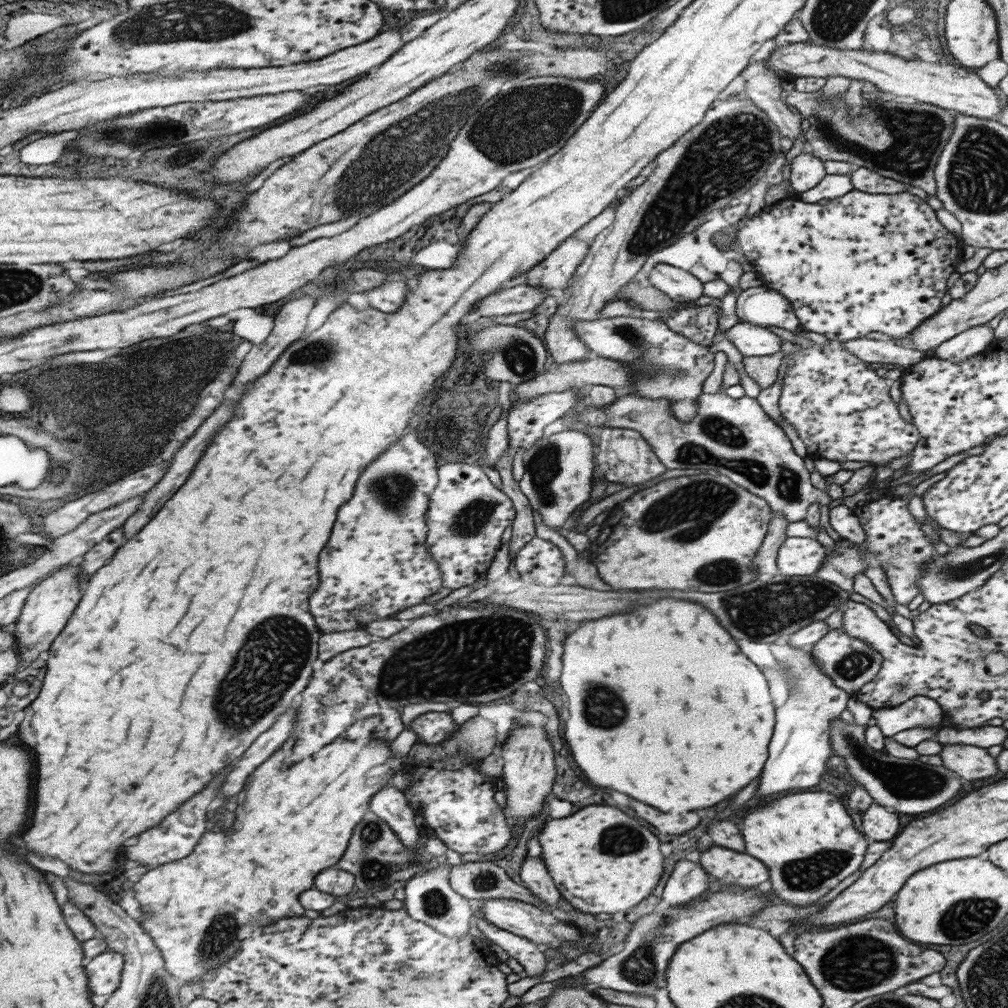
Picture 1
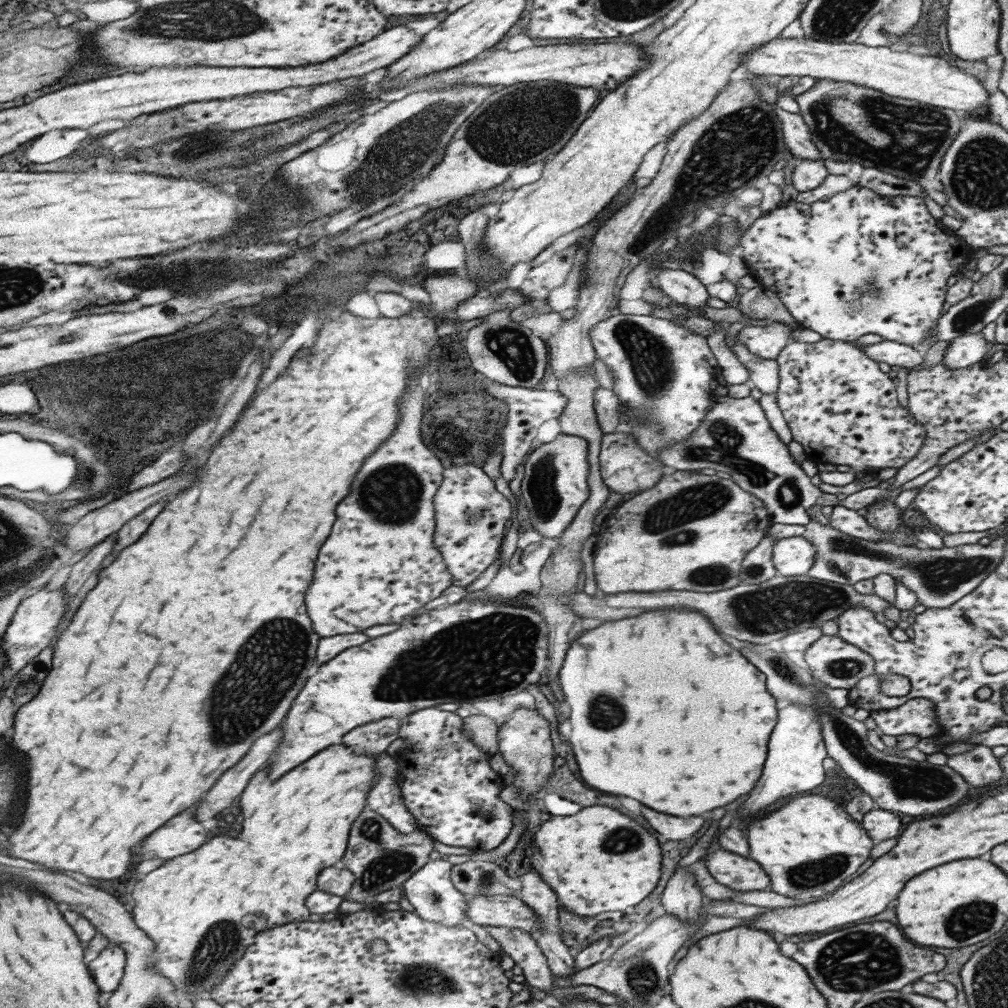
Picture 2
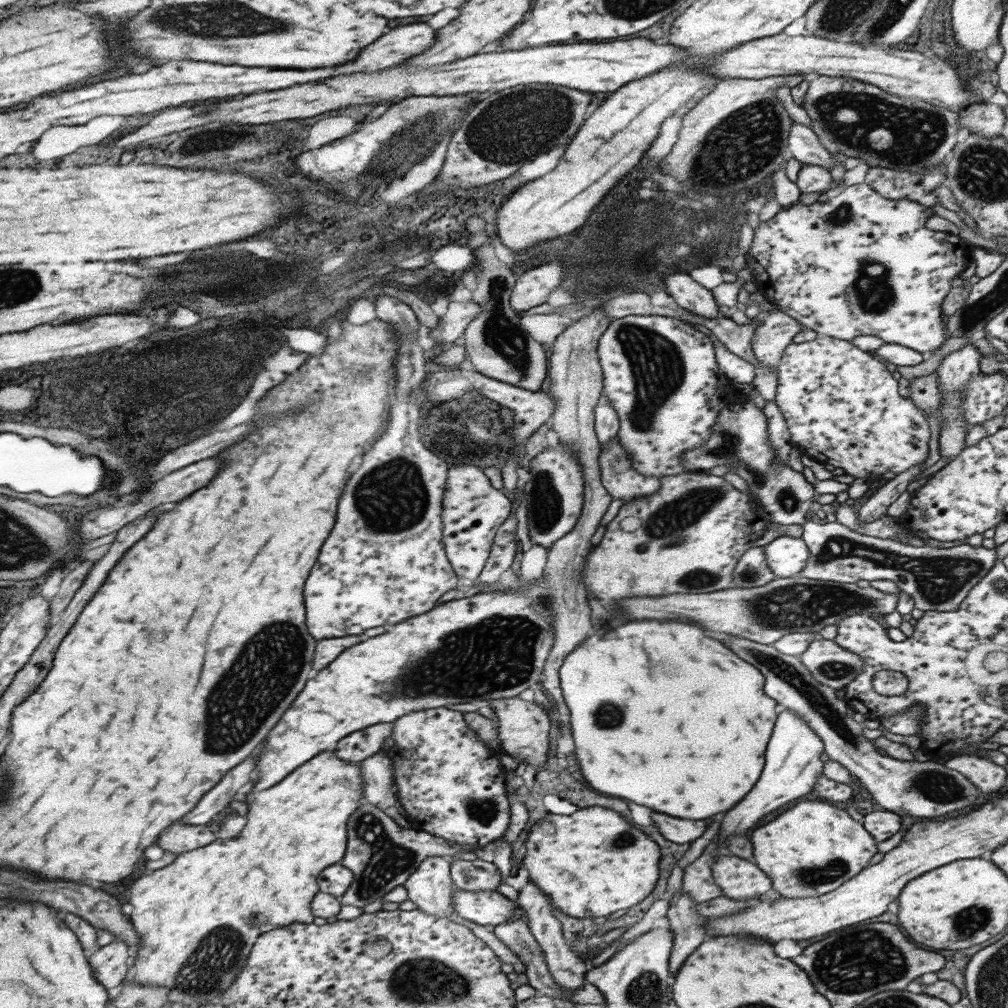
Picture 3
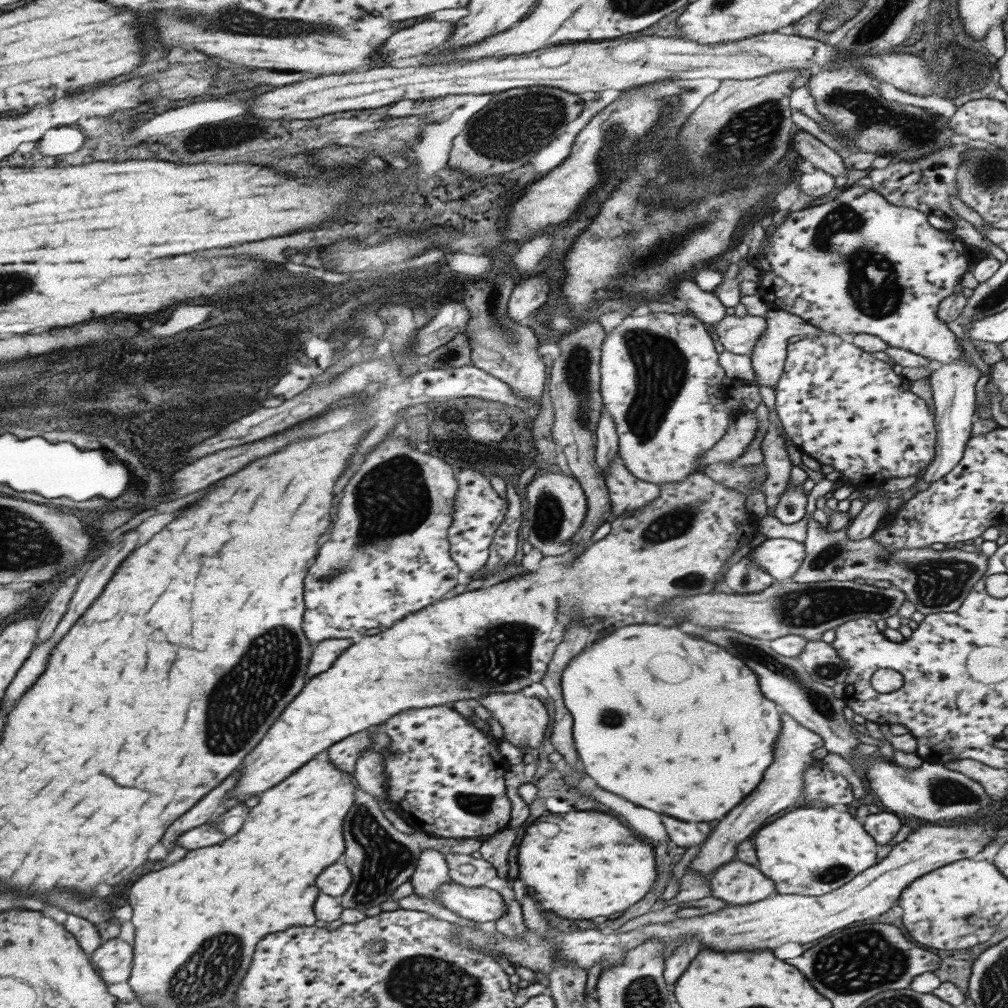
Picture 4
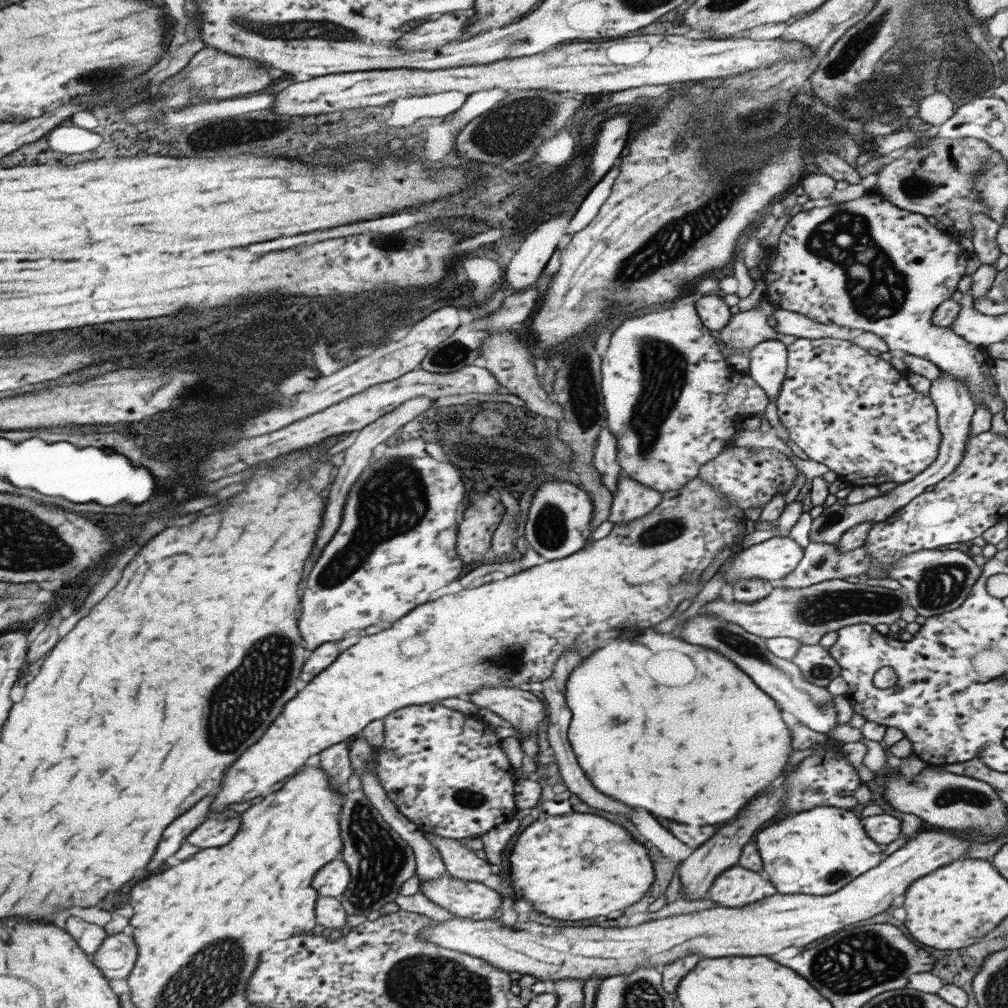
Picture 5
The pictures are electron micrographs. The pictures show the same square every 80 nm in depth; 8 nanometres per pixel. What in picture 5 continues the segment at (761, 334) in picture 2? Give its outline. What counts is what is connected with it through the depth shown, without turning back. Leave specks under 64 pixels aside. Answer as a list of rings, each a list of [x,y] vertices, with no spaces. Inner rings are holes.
[[[775,309],[773,318],[775,319],[775,328],[773,330],[777,334],[787,334],[787,336],[808,339],[835,337],[849,341],[853,338],[849,334],[851,329],[817,323],[809,318],[782,309]],[[776,339],[760,342],[749,349],[748,375],[760,386],[769,401],[776,401],[785,367],[783,366],[783,348]]]

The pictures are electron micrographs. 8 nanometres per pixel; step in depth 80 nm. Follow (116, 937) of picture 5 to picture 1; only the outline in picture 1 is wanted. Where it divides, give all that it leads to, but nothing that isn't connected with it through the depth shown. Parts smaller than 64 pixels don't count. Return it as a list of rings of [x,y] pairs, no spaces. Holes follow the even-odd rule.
[[[102,952],[84,966],[88,978],[88,991],[97,996],[109,996],[117,990],[123,957],[117,952]]]

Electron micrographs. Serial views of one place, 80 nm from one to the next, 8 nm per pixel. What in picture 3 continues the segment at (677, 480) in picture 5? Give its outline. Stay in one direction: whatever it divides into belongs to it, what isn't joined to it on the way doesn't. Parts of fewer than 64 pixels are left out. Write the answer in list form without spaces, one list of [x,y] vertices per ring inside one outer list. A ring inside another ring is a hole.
[[[623,316],[623,318],[614,319],[609,323],[607,328],[601,333],[598,338],[598,364],[602,370],[602,390],[603,395],[608,398],[611,408],[617,413],[619,427],[616,436],[621,443],[621,446],[628,452],[632,460],[633,468],[639,473],[650,477],[675,476],[677,473],[682,473],[684,468],[680,465],[680,454],[683,451],[692,449],[694,446],[704,443],[711,433],[711,428],[717,420],[718,410],[726,404],[734,400],[741,399],[742,401],[752,400],[754,392],[751,391],[745,395],[740,395],[735,391],[735,383],[725,381],[722,372],[716,364],[715,354],[712,346],[712,337],[704,330],[681,321],[680,319],[667,318],[667,316]]]

